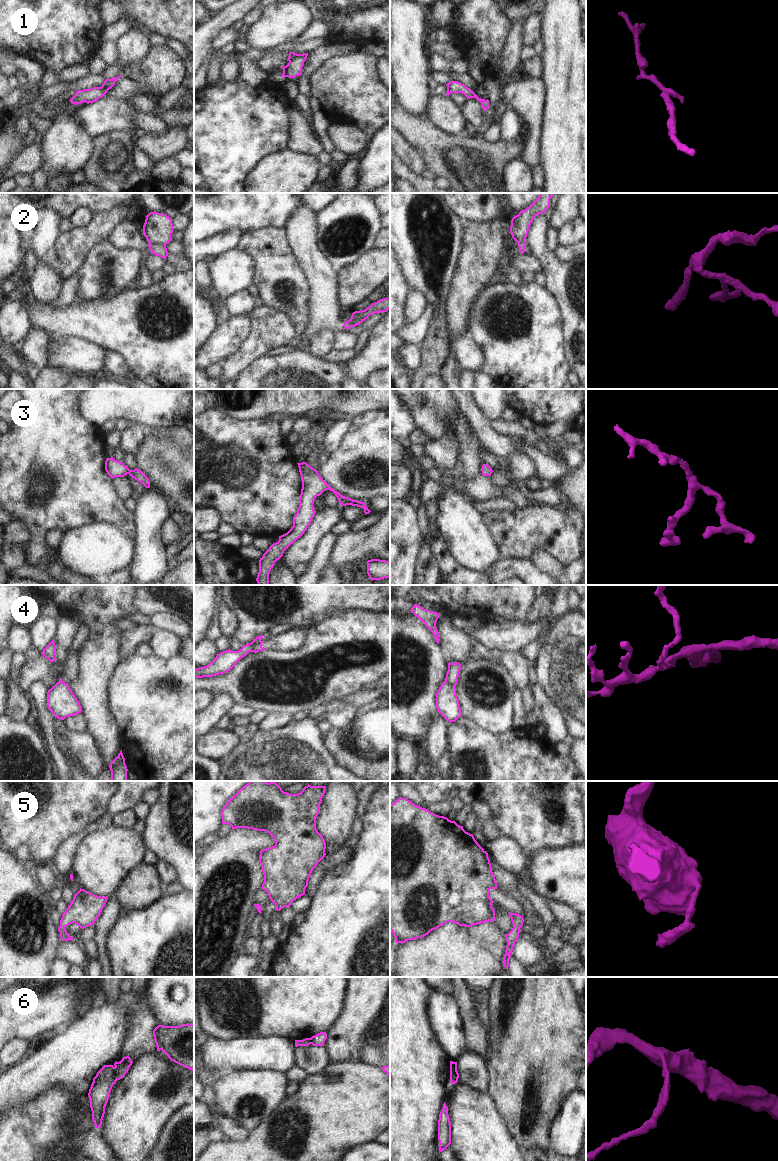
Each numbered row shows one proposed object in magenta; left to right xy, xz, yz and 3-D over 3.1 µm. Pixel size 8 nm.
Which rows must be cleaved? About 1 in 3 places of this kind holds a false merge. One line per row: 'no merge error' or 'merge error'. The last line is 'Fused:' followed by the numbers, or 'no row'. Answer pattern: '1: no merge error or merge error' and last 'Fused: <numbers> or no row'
1: merge error
2: merge error
3: no merge error
4: merge error
5: no merge error
6: merge error
Fused: 1, 2, 4, 6

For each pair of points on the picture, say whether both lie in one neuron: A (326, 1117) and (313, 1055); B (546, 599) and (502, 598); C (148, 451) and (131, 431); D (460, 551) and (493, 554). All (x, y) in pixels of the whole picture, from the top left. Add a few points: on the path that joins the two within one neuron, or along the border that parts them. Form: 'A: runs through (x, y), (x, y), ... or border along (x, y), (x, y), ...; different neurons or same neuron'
A: border along (329, 1063), (320, 1073), (307, 1076); different neurons
B: border along (537, 597), (525, 620); different neurons
C: border along (145, 431), (143, 441), (134, 455); different neurons
D: runs through (468, 551), (485, 553); same neuron

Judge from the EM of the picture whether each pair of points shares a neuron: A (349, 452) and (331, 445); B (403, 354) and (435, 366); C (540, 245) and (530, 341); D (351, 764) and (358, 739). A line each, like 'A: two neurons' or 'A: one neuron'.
A: two neurons
B: two neurons
C: two neurons
D: one neuron

